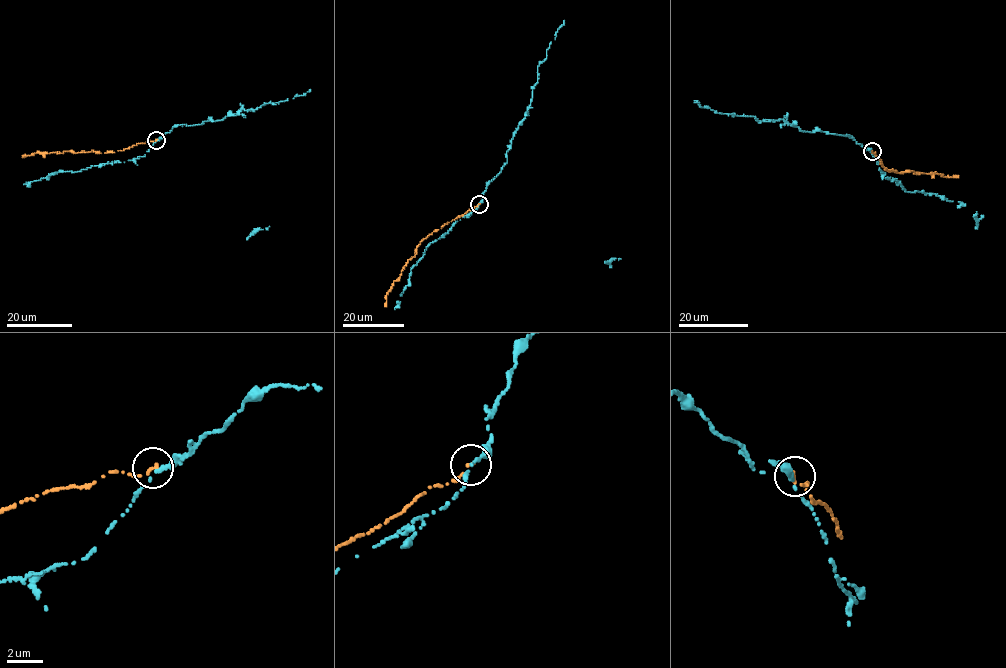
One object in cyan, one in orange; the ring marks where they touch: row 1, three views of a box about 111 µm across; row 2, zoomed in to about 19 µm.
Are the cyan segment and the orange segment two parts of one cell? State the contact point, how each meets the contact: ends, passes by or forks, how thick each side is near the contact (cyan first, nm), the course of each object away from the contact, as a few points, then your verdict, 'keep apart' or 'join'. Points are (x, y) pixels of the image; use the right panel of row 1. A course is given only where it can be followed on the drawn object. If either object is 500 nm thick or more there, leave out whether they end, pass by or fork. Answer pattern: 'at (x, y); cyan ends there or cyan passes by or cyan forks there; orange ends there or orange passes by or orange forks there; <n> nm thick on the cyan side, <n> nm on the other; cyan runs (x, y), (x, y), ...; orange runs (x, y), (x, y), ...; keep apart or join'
at (872, 151); cyan passes by; orange ends there; 200 nm thick on the cyan side, 190 nm on the other; cyan runs (871, 152), (864, 150), (850, 135), (804, 131), (782, 120), (759, 121), (753, 116), (716, 112), (695, 101); orange runs (872, 151), (884, 169), (901, 173), (910, 171), (958, 176); keep apart

